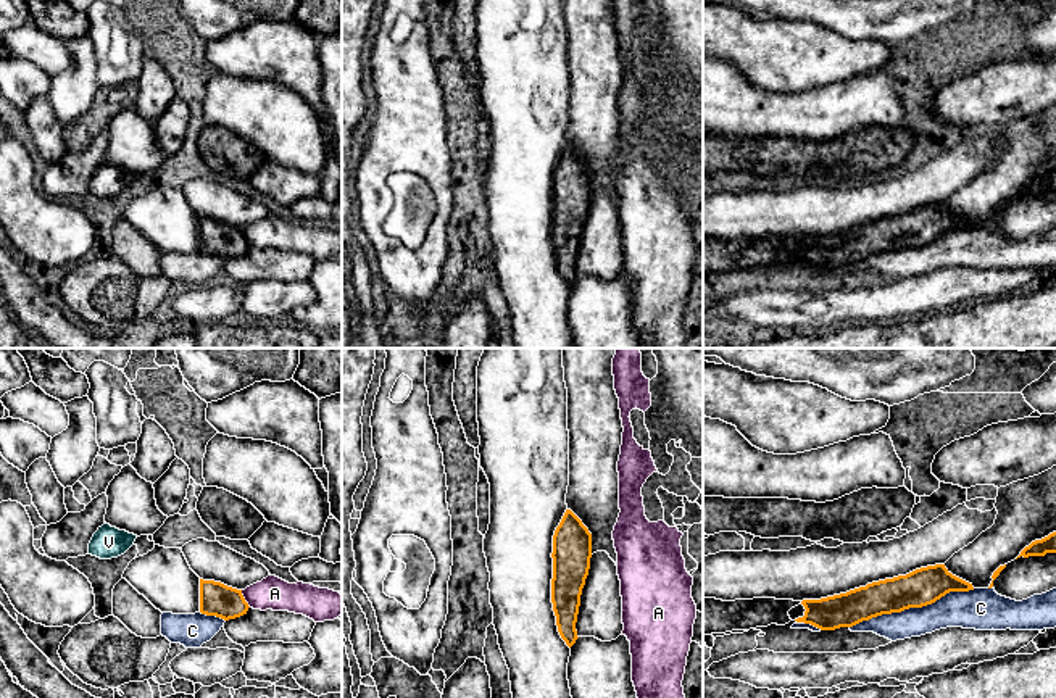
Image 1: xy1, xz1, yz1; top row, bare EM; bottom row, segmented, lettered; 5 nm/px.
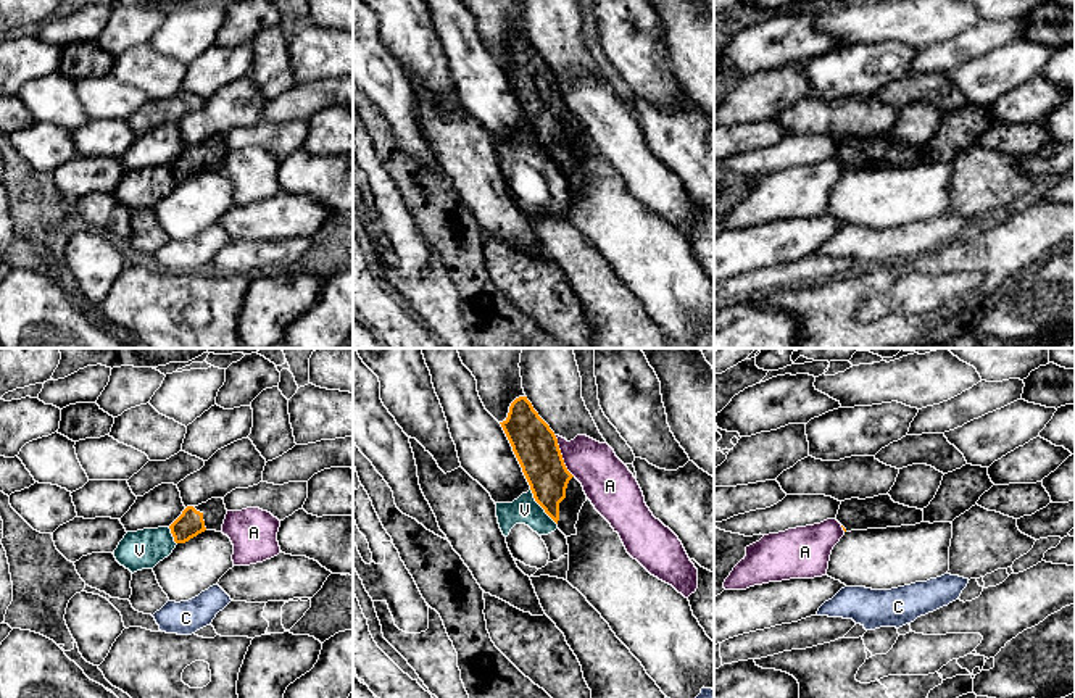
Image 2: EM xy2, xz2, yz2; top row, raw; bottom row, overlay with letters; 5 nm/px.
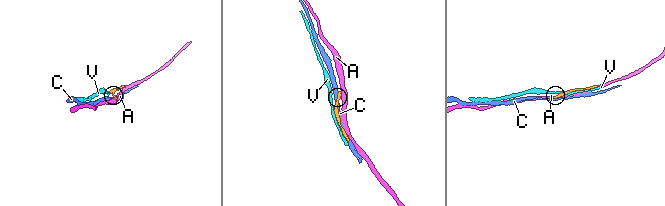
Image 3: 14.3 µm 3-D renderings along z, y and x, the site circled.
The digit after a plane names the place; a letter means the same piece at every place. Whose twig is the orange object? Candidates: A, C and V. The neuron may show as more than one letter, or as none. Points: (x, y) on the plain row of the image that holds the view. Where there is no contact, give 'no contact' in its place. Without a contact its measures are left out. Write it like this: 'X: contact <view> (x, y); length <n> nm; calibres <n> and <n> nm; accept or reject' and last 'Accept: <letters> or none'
A: contact xz2 (561, 95); length 220 nm; calibres 220 and 240 nm; reject
C: contact yz1 (911, 245); length 650 nm; calibres 190 and 180 nm; reject
V: contact xz2 (540, 144); length 220 nm; calibres 220 and 140 nm; reject
Accept: none

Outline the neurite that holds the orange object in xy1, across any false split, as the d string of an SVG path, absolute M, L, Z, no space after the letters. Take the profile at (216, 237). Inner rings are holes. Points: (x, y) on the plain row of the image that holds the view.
M200 218L200 251L216 255L224 260L247 253L248 242L242 229L227 226L221 221Z

